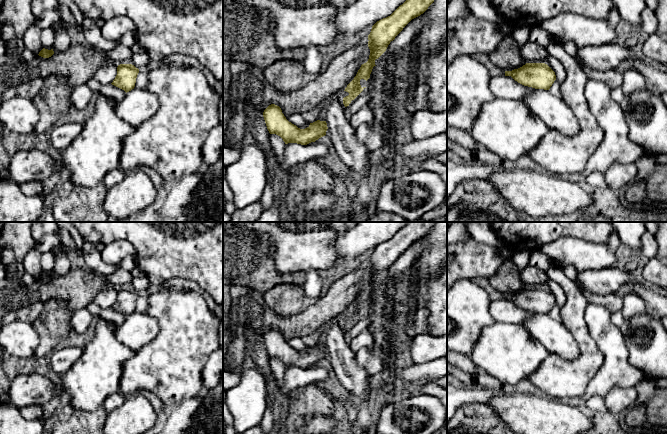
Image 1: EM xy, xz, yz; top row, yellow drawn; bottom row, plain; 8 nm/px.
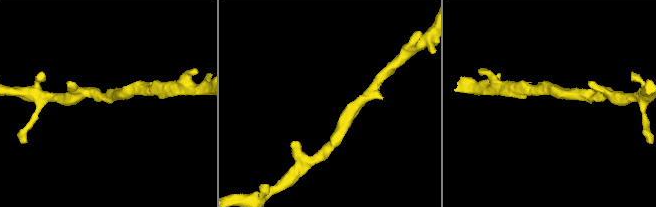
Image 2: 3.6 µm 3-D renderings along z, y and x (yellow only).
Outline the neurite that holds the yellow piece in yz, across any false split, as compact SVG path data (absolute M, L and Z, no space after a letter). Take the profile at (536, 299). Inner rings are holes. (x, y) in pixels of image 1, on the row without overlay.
M534 267L522 270L525 289L512 295L505 295L518 307L535 313L549 314L556 304L555 296L545 287L549 278L545 271Z

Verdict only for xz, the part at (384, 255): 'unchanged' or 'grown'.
grown

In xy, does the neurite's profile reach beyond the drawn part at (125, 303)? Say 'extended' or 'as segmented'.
extended

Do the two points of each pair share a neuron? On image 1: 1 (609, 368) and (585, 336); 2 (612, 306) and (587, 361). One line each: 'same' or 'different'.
1: different
2: different

